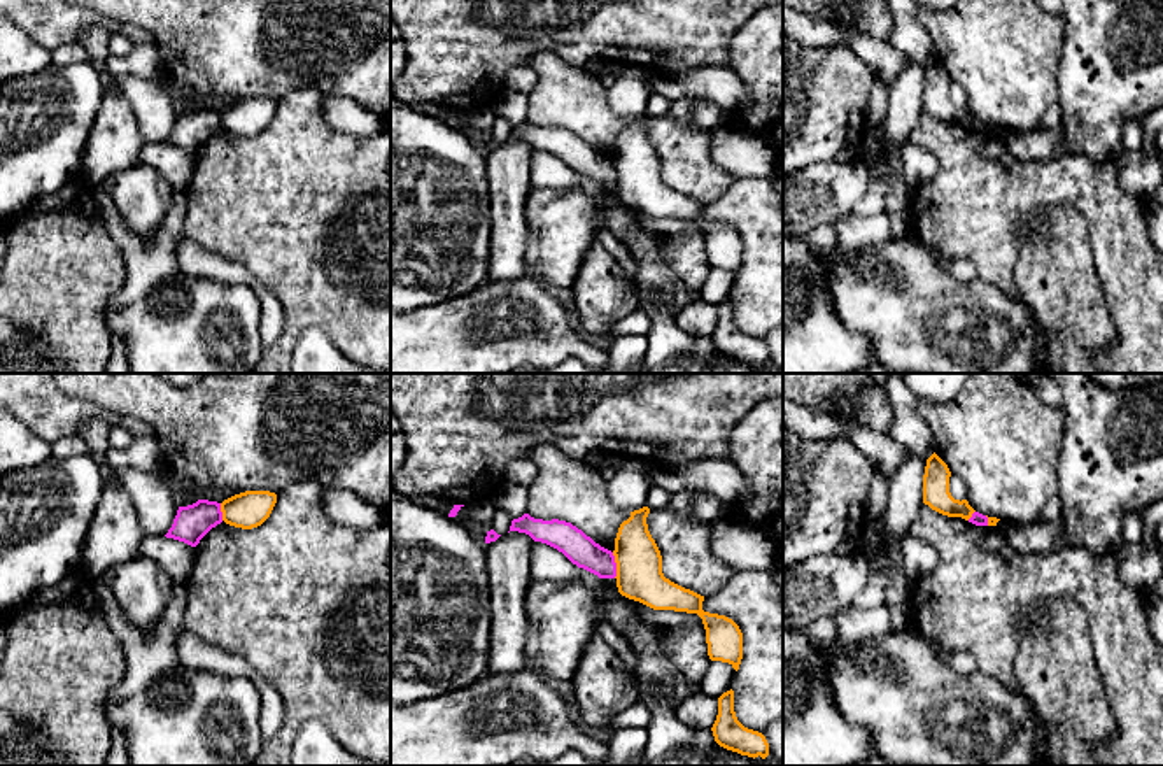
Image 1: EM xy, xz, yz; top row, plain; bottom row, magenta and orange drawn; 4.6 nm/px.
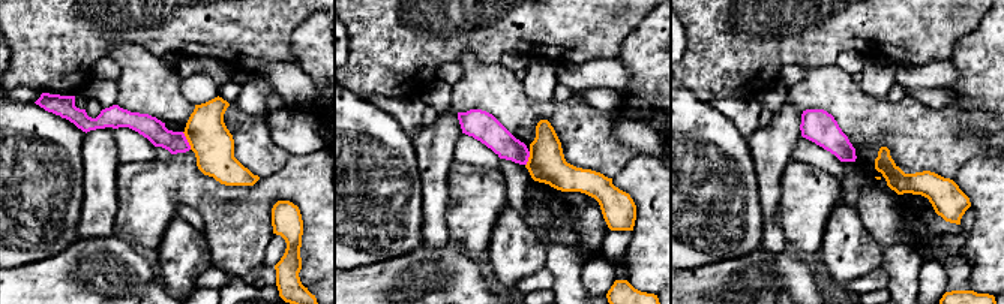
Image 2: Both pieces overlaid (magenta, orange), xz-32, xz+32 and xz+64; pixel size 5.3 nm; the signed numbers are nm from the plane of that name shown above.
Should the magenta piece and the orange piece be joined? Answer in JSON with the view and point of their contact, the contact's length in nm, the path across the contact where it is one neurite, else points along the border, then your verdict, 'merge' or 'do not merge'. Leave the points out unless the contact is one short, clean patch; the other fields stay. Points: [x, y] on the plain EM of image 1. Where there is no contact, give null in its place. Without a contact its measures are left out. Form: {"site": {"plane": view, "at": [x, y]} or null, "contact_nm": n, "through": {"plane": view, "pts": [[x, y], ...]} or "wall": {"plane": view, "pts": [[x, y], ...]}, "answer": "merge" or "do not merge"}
{"site": {"plane": "xz", "at": [615, 172]}, "contact_nm": 120, "wall": {"plane": "xz", "pts": [[612, 160], [615, 184]]}, "answer": "do not merge"}

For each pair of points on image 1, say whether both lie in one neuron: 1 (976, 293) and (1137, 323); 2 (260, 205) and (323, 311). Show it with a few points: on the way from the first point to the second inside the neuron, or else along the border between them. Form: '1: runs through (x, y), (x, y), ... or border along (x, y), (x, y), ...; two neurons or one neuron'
1: border along (986, 281), (1022, 302); two neurons
2: runs through (286, 232), (323, 272), (323, 284); one neuron

